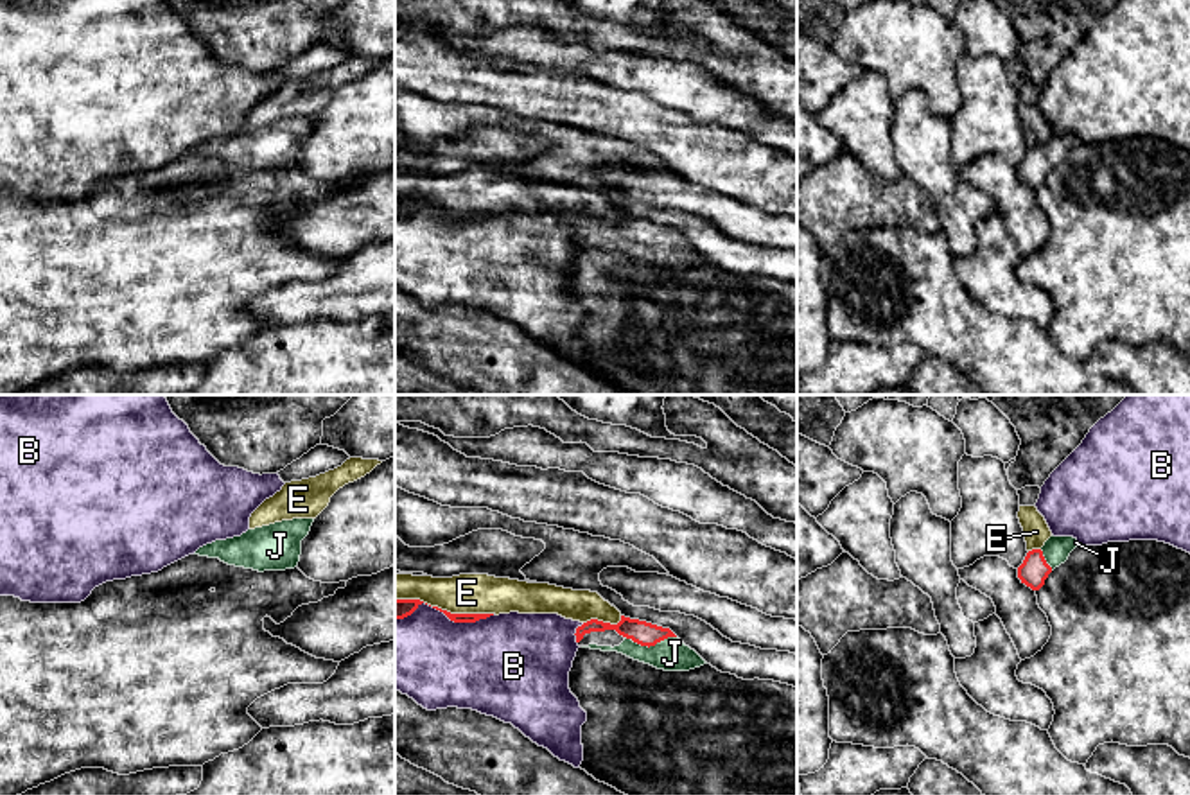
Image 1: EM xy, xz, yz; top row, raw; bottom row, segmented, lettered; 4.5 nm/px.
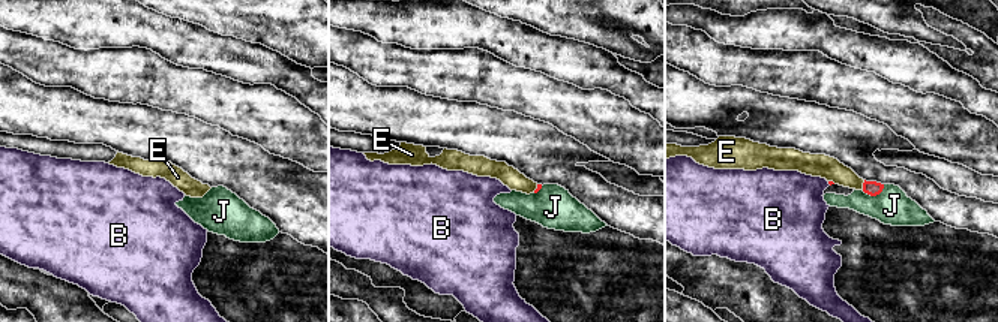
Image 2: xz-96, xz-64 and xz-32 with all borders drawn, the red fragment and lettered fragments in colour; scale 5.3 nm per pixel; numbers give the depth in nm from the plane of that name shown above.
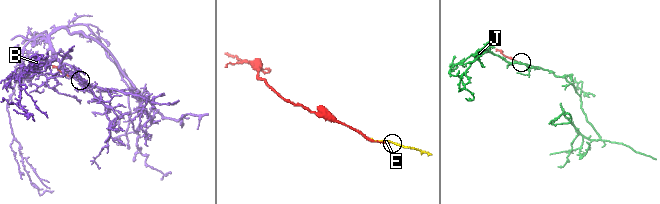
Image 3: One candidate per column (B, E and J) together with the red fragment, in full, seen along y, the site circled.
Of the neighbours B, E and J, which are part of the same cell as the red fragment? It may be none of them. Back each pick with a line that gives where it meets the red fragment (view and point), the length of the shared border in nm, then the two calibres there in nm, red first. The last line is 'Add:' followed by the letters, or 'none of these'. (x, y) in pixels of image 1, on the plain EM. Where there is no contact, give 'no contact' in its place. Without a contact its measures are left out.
J: xz (650, 243) | 240 nm | 110/150 nm
Add: J

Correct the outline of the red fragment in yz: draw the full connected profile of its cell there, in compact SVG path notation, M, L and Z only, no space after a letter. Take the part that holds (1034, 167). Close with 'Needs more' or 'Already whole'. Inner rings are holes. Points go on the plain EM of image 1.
M1052 133L1041 147L1027 151L1023 162L1018 165L1018 176L1032 188L1039 188L1048 172L1064 162L1077 144L1079 140L1073 135Z. Needs more

